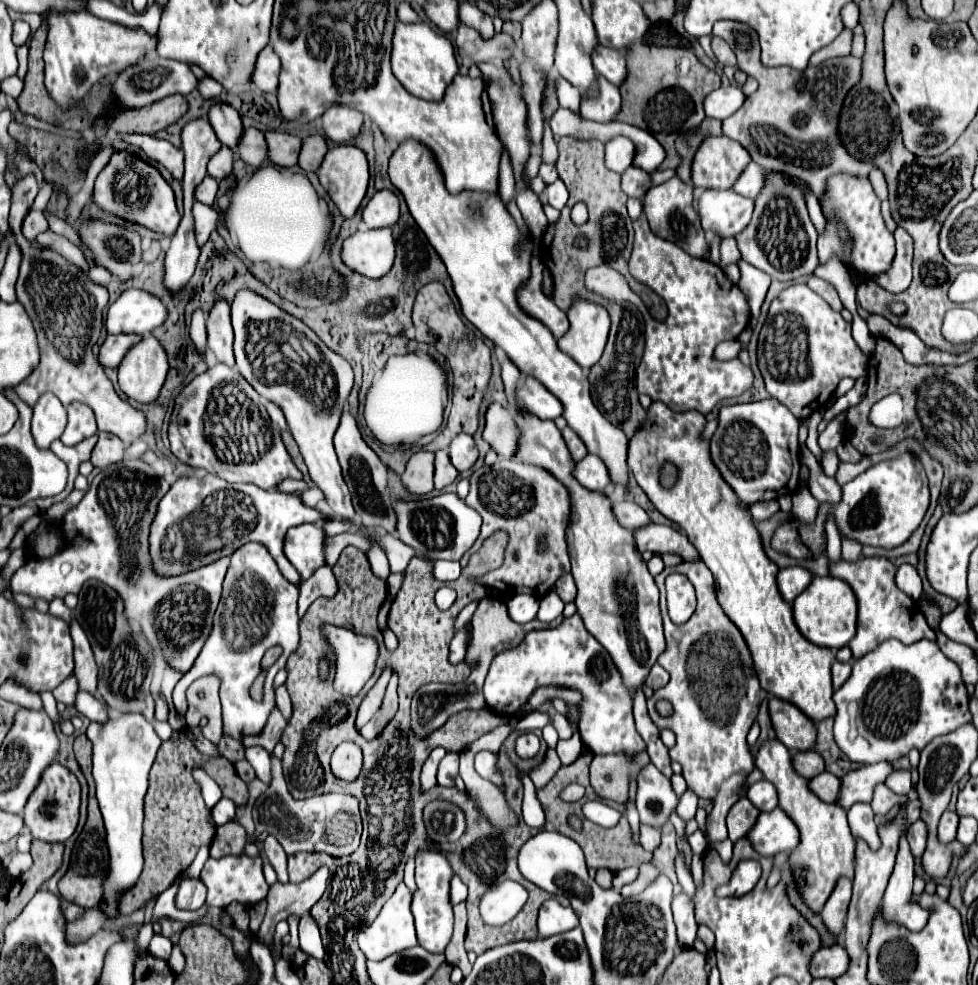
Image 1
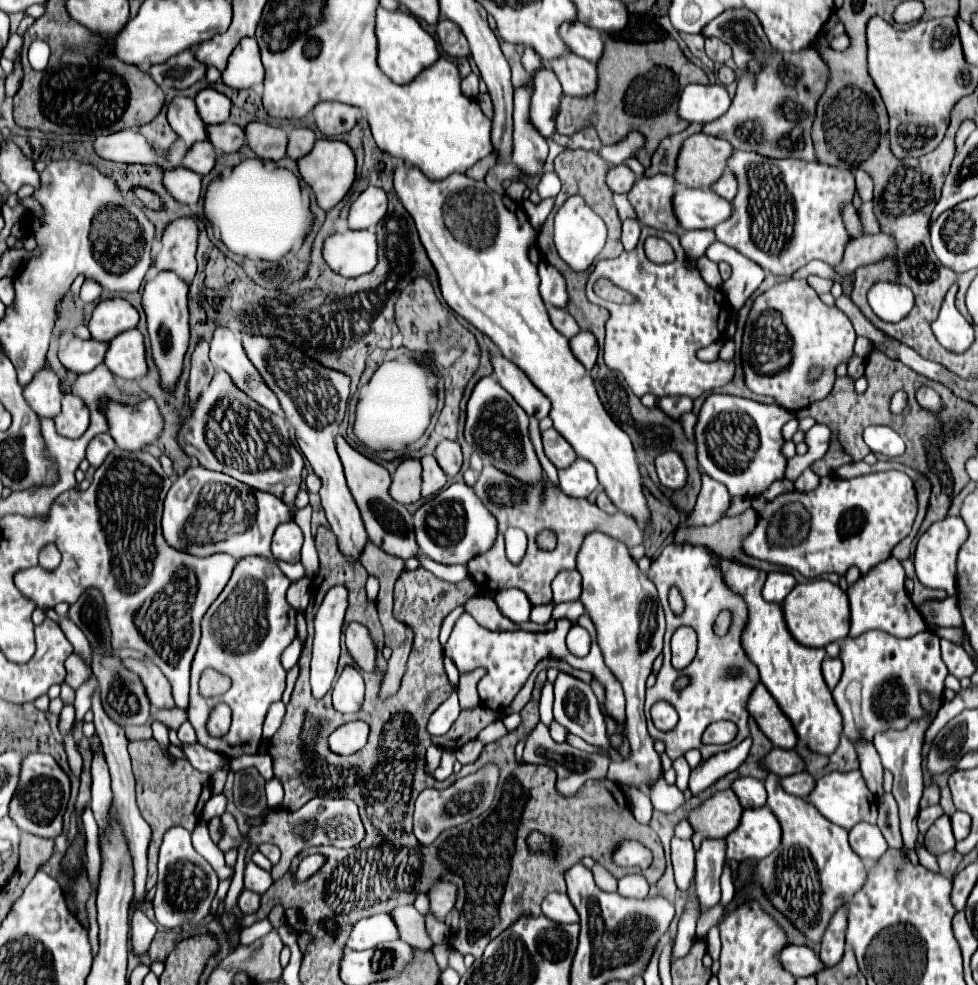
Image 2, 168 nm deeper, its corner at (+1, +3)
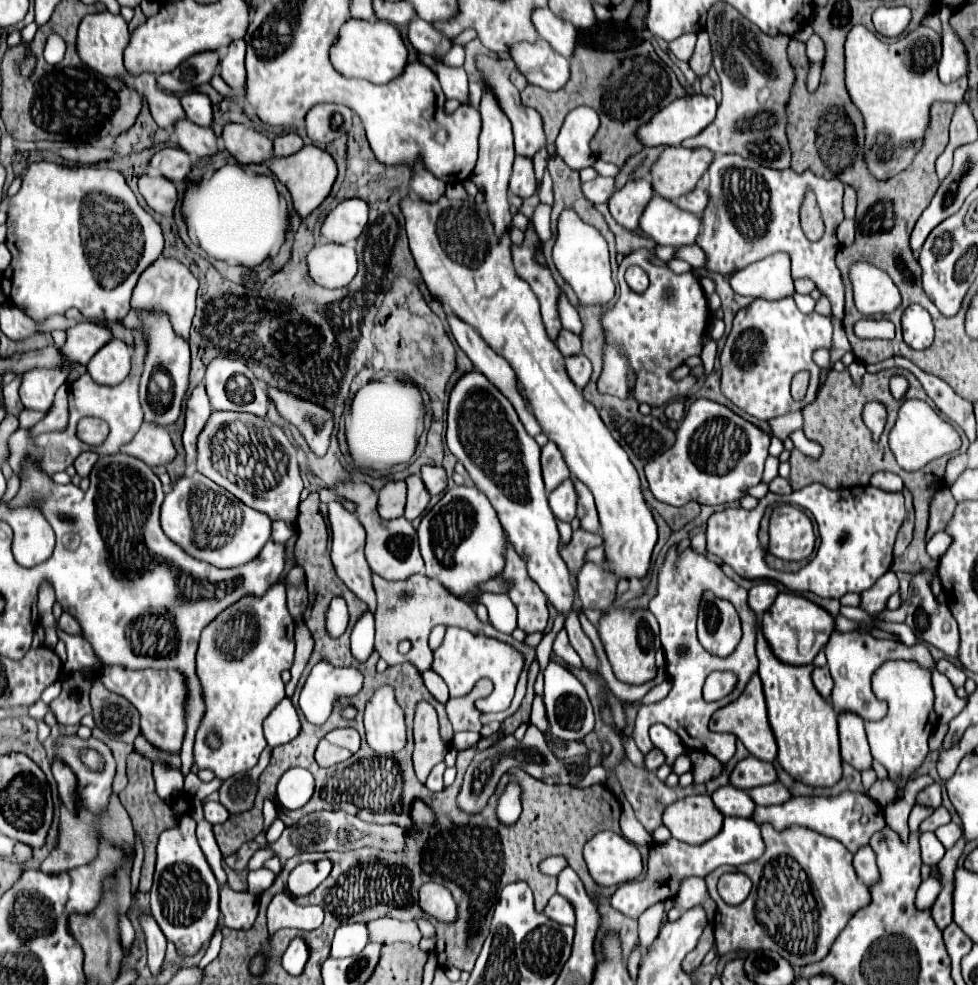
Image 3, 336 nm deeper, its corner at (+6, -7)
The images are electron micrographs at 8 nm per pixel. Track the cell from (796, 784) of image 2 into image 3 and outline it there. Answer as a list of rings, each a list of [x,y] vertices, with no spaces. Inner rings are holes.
[[[780,782],[766,784],[766,786],[756,786],[756,788],[748,790],[748,794],[754,800],[754,804],[760,804],[760,806],[782,804],[782,802],[786,802],[790,798],[790,792]]]

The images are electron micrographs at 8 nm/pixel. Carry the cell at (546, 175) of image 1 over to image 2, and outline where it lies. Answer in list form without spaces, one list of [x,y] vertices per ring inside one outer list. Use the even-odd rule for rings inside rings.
[[[541,172],[541,180],[537,184],[537,192],[541,198],[549,198],[549,196],[557,196],[561,190],[561,182],[557,178],[555,172]]]

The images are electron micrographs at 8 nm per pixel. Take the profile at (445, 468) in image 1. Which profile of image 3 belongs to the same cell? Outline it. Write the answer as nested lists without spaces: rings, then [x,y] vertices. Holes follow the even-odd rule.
[[[408,476],[406,478],[406,486],[408,486],[408,496],[406,496],[406,508],[404,508],[404,516],[408,520],[418,518],[424,508],[430,502],[430,494],[426,494],[426,488],[422,488],[420,476]]]

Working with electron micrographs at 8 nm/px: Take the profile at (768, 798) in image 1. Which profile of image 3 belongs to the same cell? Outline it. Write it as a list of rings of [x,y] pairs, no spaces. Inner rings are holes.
[[[720,786],[718,790],[712,792],[712,802],[714,806],[724,814],[724,816],[742,816],[750,818],[754,812],[754,802],[748,796],[746,790],[738,790],[734,786]]]

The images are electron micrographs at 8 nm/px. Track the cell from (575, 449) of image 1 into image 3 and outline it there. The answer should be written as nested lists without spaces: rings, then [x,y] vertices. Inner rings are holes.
[[[548,442],[542,448],[542,474],[544,474],[544,486],[550,494],[558,484],[562,484],[566,478],[570,478],[568,466],[562,458],[562,452],[554,442]]]

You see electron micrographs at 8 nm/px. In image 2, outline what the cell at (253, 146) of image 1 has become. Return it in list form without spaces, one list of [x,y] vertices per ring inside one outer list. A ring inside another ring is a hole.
[[[233,122],[217,124],[215,128],[207,126],[207,128],[209,128],[211,144],[217,148],[217,152],[233,154],[239,152],[239,148],[245,144],[245,130]]]

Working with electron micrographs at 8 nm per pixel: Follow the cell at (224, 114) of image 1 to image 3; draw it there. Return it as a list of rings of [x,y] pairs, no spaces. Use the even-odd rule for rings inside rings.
[[[190,92],[180,98],[180,104],[186,112],[186,118],[192,120],[198,126],[210,126],[212,124],[212,104],[206,94]]]

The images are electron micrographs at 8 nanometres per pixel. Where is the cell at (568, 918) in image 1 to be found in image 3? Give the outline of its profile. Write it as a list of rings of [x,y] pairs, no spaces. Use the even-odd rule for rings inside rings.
[[[554,894],[546,906],[546,916],[548,918],[554,918],[558,924],[568,924],[568,926],[574,926],[574,906],[564,898],[564,896],[558,896]]]

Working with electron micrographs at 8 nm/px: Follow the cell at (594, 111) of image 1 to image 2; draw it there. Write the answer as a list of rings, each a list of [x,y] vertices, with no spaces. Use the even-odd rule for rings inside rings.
[[[573,52],[555,60],[553,70],[567,96],[573,96],[573,98],[585,96],[587,98],[587,96],[595,94],[595,90],[599,86],[597,68],[591,62],[583,60],[581,56],[575,56]]]

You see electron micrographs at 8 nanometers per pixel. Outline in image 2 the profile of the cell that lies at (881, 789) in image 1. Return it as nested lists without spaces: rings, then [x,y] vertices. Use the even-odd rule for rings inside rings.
[[[855,744],[857,754],[859,754],[859,762],[861,762],[861,772],[863,778],[867,780],[867,788],[881,798],[883,792],[883,766],[881,760],[873,748],[873,744]]]

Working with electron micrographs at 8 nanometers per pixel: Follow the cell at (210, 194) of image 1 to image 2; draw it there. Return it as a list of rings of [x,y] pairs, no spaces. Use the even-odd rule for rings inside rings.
[[[177,166],[171,172],[165,172],[165,188],[177,202],[195,206],[201,198],[201,176],[191,172],[185,166]]]

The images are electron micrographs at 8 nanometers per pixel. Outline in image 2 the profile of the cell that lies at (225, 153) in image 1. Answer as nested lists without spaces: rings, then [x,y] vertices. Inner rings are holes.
[[[199,142],[191,150],[187,150],[183,164],[187,168],[191,168],[193,172],[205,176],[213,170],[215,156],[217,156],[217,152],[215,152],[215,146],[211,146],[211,142]]]

